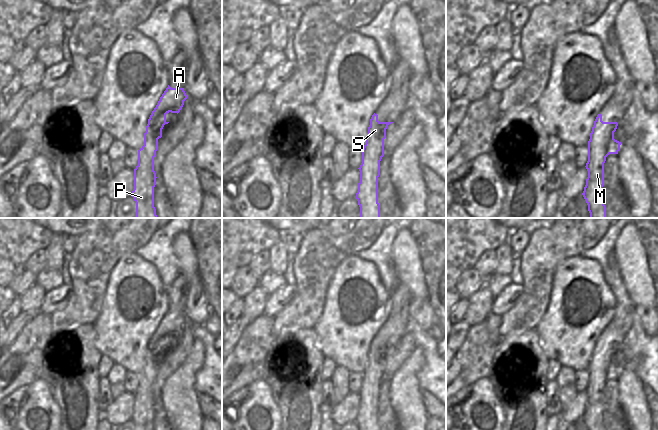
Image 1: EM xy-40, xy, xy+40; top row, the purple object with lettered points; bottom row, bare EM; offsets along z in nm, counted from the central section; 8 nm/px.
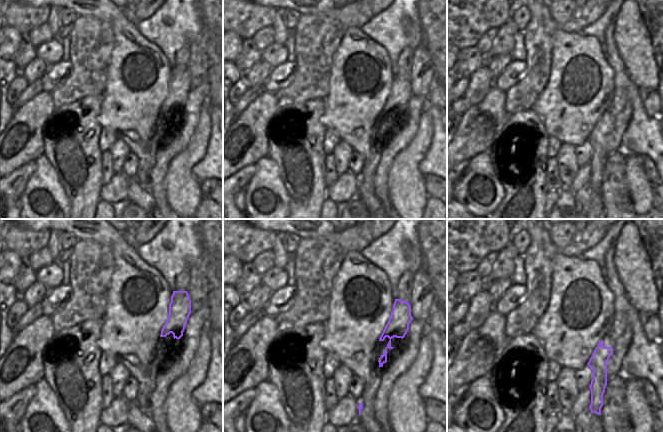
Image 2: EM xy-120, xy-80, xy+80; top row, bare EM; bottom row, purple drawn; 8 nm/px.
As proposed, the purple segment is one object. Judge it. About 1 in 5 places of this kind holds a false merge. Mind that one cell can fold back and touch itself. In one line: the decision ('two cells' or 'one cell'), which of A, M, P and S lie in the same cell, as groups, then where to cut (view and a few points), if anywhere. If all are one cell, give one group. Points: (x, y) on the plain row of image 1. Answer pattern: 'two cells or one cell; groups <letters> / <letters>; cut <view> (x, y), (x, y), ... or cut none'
one cell; groups A M P S; cut none

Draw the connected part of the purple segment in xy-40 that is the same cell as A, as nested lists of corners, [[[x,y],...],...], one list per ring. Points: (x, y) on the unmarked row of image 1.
[[[168,309],[148,343],[144,369],[138,374],[138,389],[134,393],[132,421],[136,430],[154,430],[154,411],[157,402],[154,381],[158,373],[158,363],[162,361],[164,349],[169,347],[166,345],[166,338],[178,338],[187,322],[184,312],[171,312]]]

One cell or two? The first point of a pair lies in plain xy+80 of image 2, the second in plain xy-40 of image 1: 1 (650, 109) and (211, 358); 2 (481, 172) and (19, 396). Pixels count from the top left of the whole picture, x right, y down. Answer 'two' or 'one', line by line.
1: two
2: two

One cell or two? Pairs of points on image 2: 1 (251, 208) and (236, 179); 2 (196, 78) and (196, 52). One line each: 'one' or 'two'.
1: two
2: one

